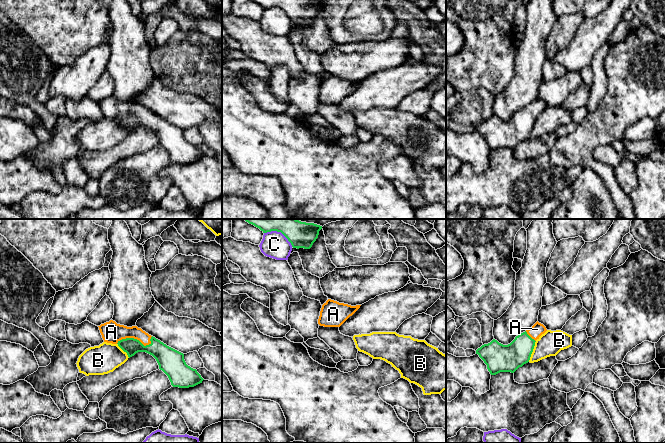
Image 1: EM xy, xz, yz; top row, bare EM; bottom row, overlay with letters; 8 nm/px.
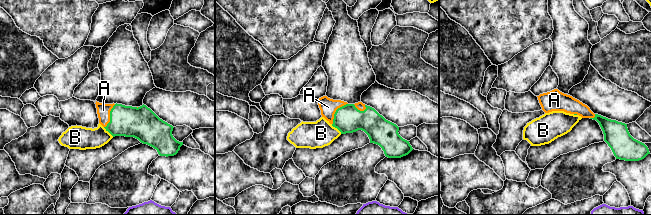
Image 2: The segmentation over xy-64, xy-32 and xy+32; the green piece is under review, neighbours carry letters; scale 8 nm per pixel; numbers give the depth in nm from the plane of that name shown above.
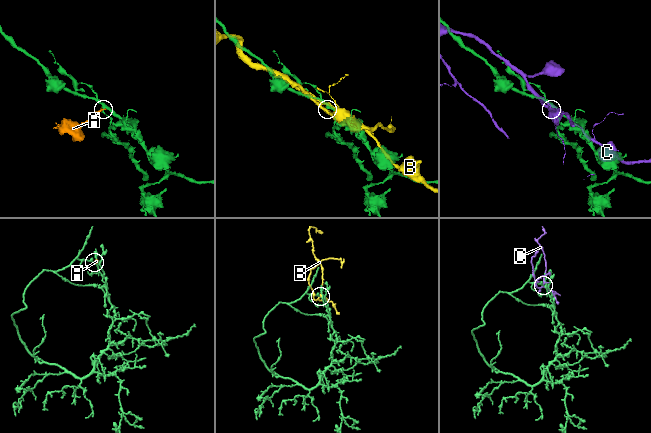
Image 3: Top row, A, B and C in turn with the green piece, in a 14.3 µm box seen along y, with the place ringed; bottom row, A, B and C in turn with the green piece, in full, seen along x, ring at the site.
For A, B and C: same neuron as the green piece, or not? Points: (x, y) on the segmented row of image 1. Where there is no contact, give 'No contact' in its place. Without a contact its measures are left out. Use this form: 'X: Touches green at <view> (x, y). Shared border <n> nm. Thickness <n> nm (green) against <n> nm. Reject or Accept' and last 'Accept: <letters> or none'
A: Touches green at xy (136, 339). Shared border 300 nm. Thickness 150 nm (green) against 170 nm. Accept
B: Touches green at yz (532, 351). Shared border 180 nm. Thickness 220 nm (green) against 200 nm. Reject
C: Touches green at xz (279, 231). Shared border 260 nm. Thickness 220 nm (green) against 220 nm. Reject
Accept: A

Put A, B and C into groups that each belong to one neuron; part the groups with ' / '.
A / B / C

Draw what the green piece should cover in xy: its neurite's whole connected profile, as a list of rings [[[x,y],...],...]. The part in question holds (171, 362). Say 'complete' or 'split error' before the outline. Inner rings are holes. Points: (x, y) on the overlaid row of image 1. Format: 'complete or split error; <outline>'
split error; [[[113,320],[98,327],[104,342],[117,344],[129,358],[138,352],[152,355],[173,387],[194,387],[204,380],[196,369],[186,364],[183,353],[167,346],[141,328],[127,327]]]

